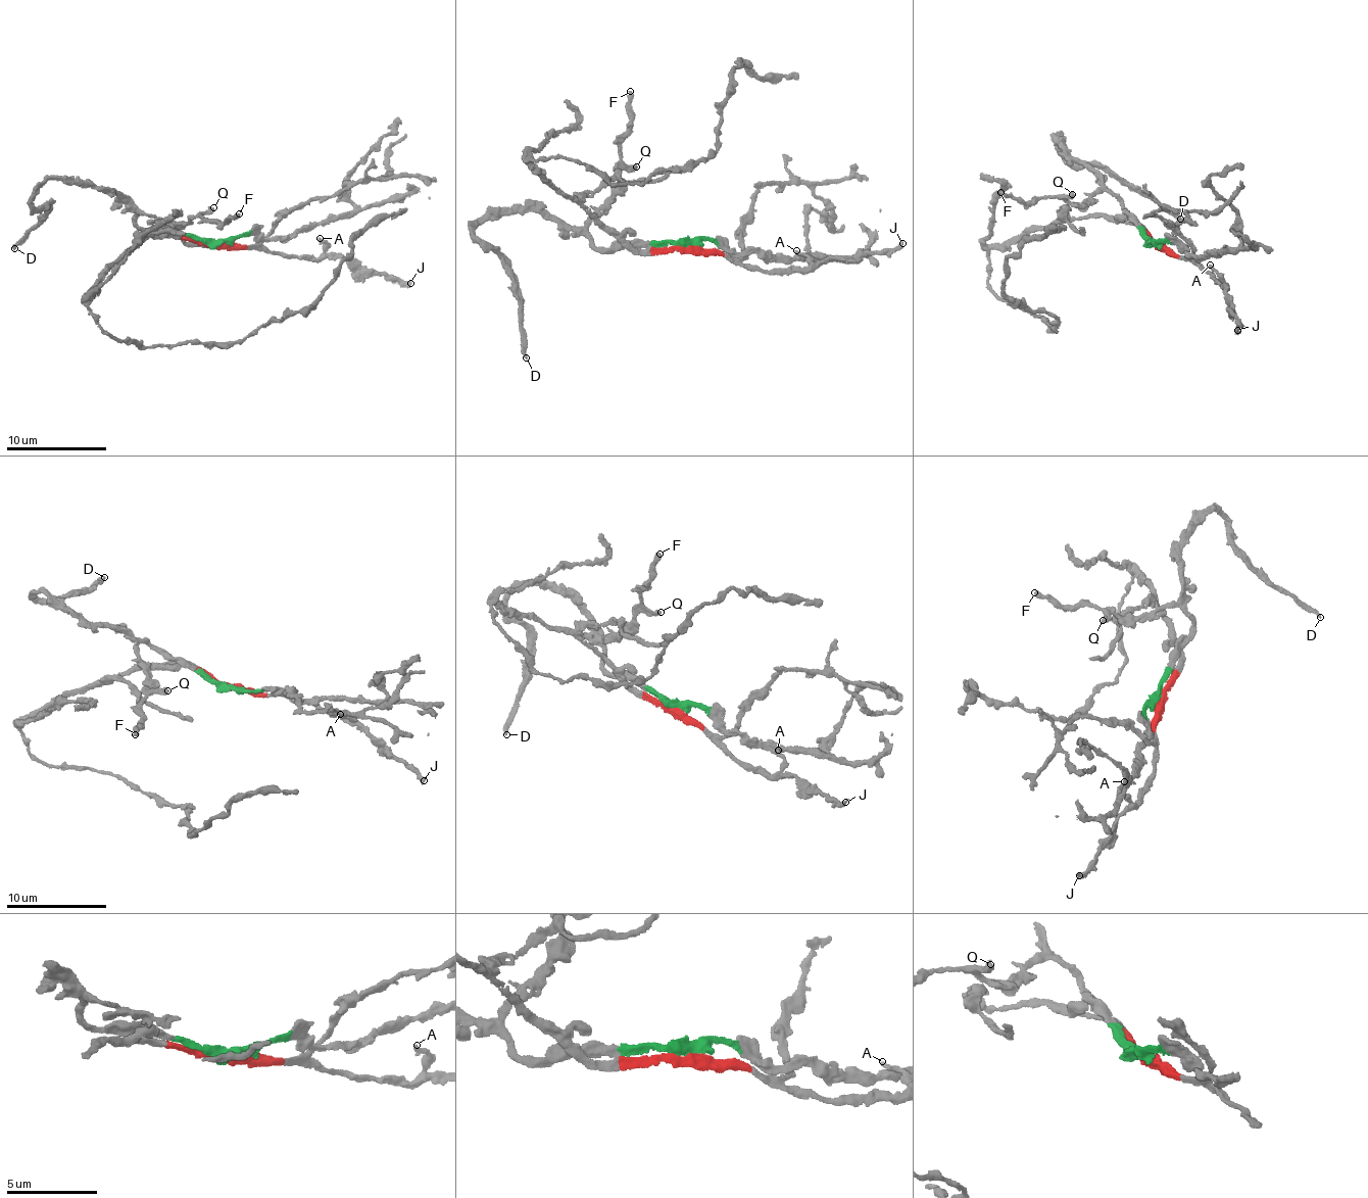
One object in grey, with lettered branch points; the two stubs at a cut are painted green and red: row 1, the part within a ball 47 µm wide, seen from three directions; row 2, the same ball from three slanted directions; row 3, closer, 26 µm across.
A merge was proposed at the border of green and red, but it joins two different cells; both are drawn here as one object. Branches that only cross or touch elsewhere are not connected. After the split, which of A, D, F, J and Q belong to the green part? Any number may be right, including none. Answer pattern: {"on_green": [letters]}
{"on_green": ["D", "F", "Q"]}

